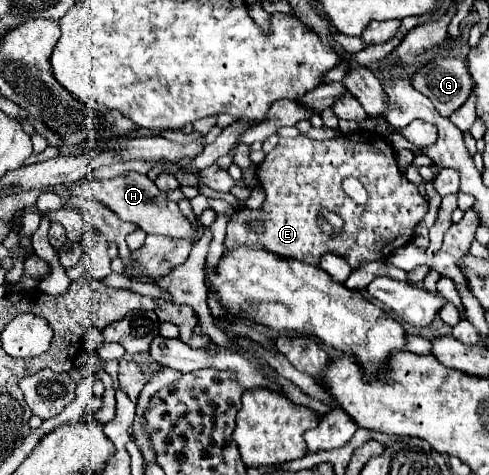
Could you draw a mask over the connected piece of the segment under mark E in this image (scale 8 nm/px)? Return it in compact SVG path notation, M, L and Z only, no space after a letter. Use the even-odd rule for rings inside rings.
M353 133L325 141L315 141L305 135L279 139L277 147L257 167L257 177L267 199L259 213L251 215L263 221L265 231L253 233L247 225L233 225L235 221L255 221L247 219L247 213L237 213L237 217L231 217L227 223L225 247L229 251L247 245L309 265L319 265L319 259L325 253L333 253L343 257L355 271L363 261L387 259L397 247L407 245L415 235L415 225L429 209L427 201L419 195L417 185L403 177L395 161L395 151L383 137L369 141L361 133ZM347 177L357 177L365 185L369 193L365 205L355 205L351 203L351 197L345 195L341 183ZM325 211L333 211L345 221L339 235L327 235L319 227L319 217Z

